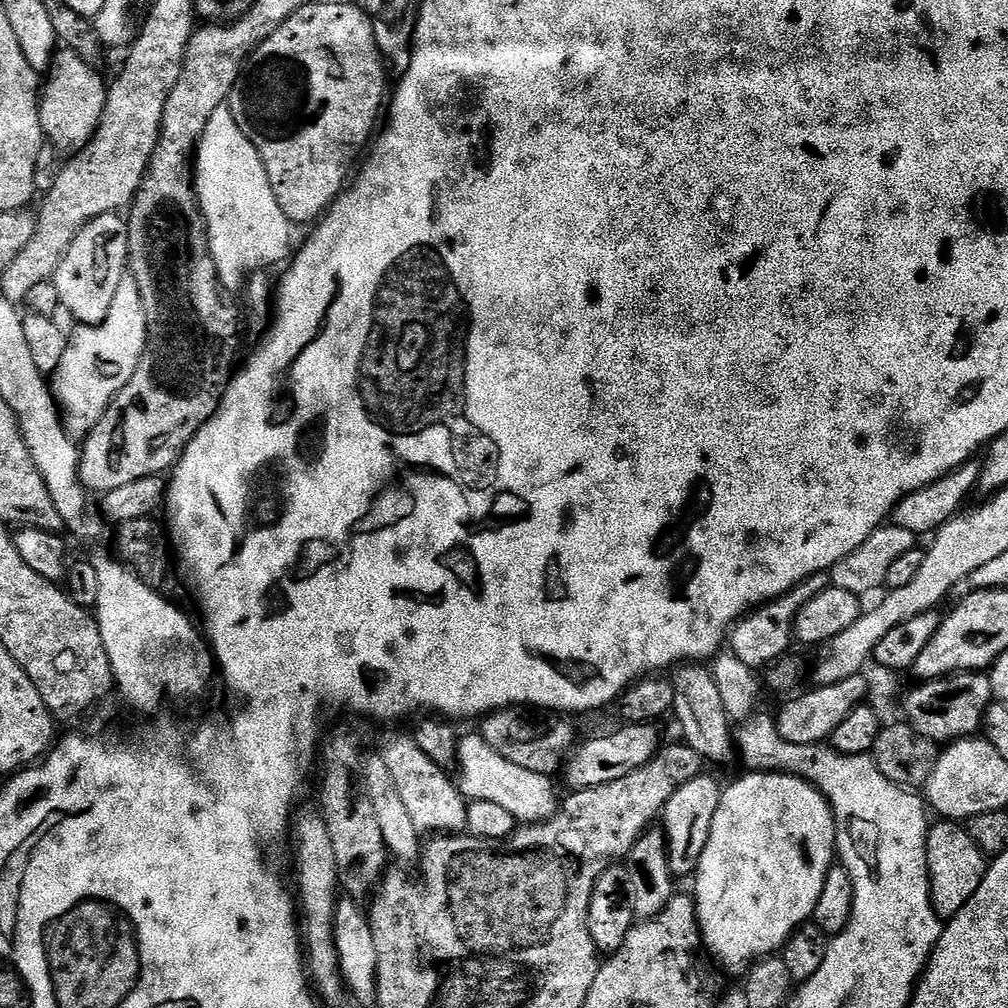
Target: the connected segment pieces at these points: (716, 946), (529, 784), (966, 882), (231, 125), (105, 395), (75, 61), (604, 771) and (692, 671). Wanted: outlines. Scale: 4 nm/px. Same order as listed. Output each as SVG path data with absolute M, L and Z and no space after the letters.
M749 771L748 776L740 776L732 785L725 787L720 793L720 801L718 802L718 810L714 814L714 822L710 826L710 838L706 842L706 850L702 850L702 858L698 862L694 873L694 881L696 880L696 892L694 891L694 899L696 901L696 916L700 919L700 935L702 937L703 947L712 956L720 956L720 964L728 972L740 972L739 974L747 973L753 961L764 959L765 956L770 956L779 953L783 949L786 941L790 939L795 932L798 931L803 924L809 923L814 914L814 906L818 906L818 897L822 895L822 886L826 883L826 874L834 867L834 861L837 859L836 851L836 820L832 817L832 808L828 804L828 800L822 795L814 785L806 783L801 776L787 776L784 772L753 772Z
M478 734L461 735L458 743L458 787L463 797L469 801L494 802L524 824L539 824L541 820L549 820L555 814L558 796L556 800L553 781L549 777L534 774L534 770L525 770L523 766L514 766L514 762L506 762L506 758L502 758L502 754L495 752Z
M936 822L929 827L926 842L926 862L928 863L928 881L934 910L941 921L947 922L957 916L974 898L974 890L982 886L982 878L988 870L989 861L983 850L970 838L967 827L960 822Z
M227 106L214 110L214 118L210 118L196 146L194 183L196 199L200 201L200 213L204 215L204 225L208 227L208 249L216 263L220 283L229 293L239 293L253 270L267 269L267 264L276 264L284 259L287 261L293 255L294 225L286 218L286 214L282 214L282 206L278 206L278 198L274 198L274 190L270 190L270 178L266 178L266 166L254 142L250 142Z
M126 278L120 283L114 306L110 306L110 314L104 321L77 329L69 335L68 349L51 377L50 387L66 417L69 433L80 438L99 422L122 386L130 382L148 344L148 316L135 280Z
M61 47L52 58L52 66L46 73L42 84L42 99L40 102L40 125L44 131L47 143L52 144L60 152L75 154L80 152L92 140L92 135L98 130L102 122L102 110L106 110L106 94L108 84L100 77L101 69L97 65L86 62L74 50Z
M655 723L624 724L609 736L596 736L585 744L583 741L571 753L562 772L562 777L564 776L565 782L570 786L569 789L572 792L581 792L587 788L602 786L602 782L614 782L618 778L626 778L626 774L646 766L646 762L650 762L650 758L658 755L662 747L660 732L656 727Z
M685 662L671 673L674 686L674 706L671 715L680 723L683 743L689 744L709 765L728 764L737 755L734 743L734 724L722 706L718 686L711 667L700 662Z

